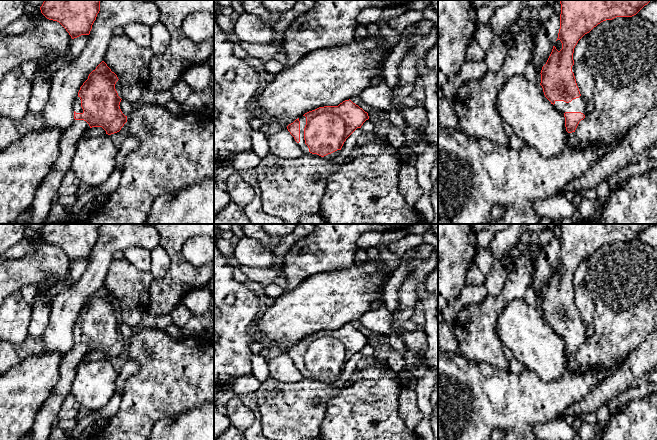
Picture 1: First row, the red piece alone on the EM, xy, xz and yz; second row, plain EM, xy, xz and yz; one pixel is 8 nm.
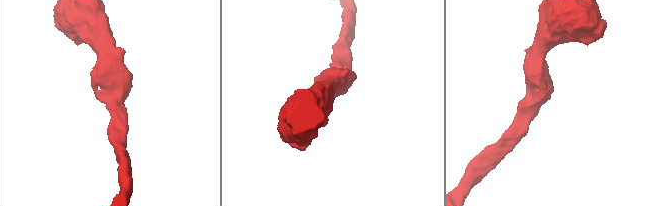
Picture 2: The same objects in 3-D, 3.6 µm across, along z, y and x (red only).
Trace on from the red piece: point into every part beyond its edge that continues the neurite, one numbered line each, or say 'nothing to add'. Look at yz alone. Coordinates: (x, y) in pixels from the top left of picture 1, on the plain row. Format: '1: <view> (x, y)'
1: yz (576, 329)

